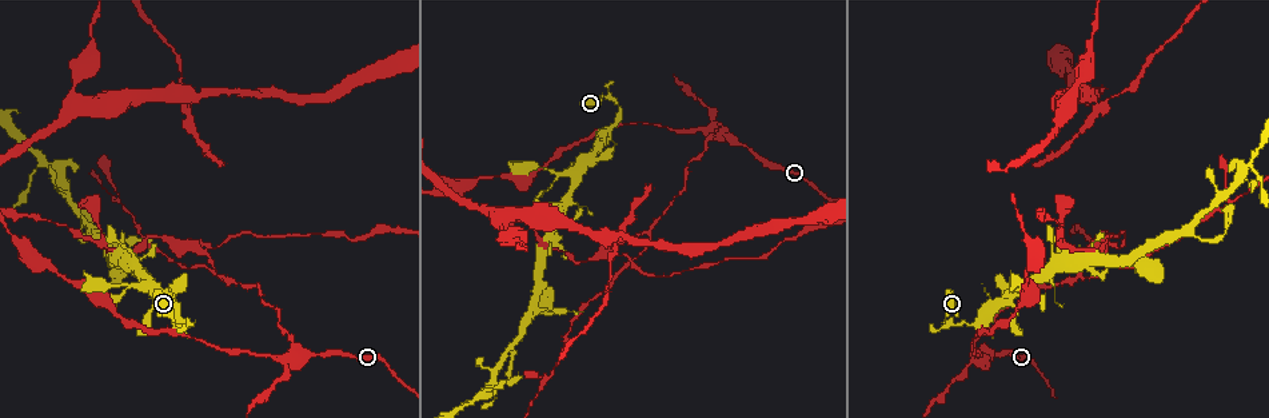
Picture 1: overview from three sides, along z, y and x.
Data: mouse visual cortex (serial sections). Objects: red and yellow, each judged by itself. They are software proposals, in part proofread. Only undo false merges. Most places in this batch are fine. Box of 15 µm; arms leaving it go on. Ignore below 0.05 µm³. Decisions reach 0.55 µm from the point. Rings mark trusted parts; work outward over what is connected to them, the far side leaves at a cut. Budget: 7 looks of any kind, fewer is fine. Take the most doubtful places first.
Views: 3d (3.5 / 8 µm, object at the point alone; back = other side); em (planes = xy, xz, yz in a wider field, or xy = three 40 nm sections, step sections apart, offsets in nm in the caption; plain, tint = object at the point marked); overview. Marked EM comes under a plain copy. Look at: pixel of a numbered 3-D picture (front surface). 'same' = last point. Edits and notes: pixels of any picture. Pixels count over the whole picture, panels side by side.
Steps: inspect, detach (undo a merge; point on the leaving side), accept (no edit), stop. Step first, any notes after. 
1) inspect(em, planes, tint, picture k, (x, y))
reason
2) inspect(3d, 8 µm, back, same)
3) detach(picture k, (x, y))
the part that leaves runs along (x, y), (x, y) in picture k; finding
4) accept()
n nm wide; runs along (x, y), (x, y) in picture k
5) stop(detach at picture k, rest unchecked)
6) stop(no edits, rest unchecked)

inspect(3d, 3.5 µm, picture 1, (288, 359))

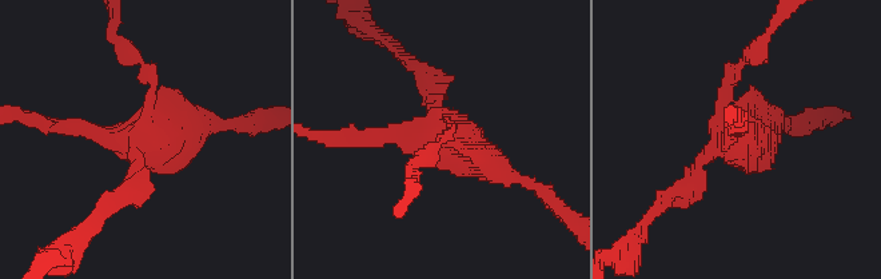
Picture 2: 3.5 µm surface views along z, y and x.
inspect(em, xy, step 5, tint, picture 2, (740, 143))
shape alone is not enough

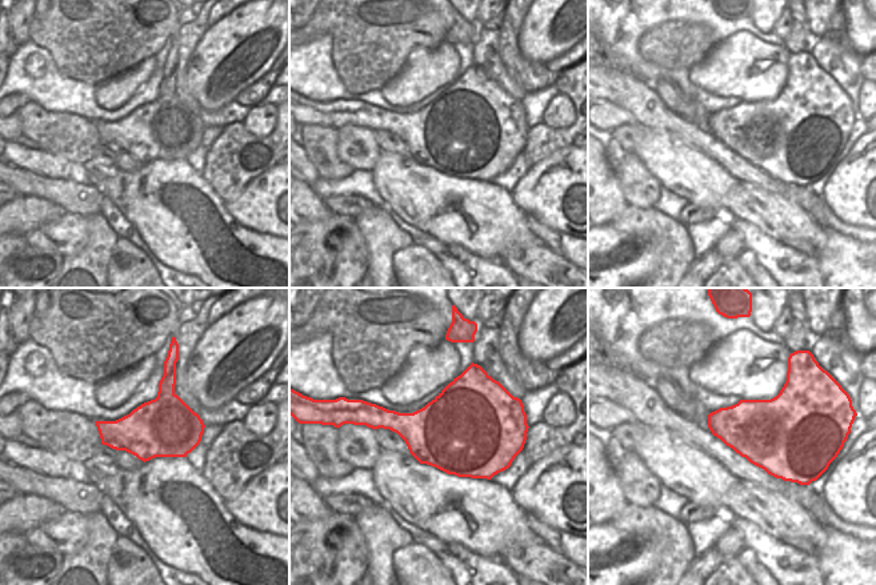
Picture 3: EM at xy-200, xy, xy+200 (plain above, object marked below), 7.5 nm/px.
inspect(em, planes, tint, same)

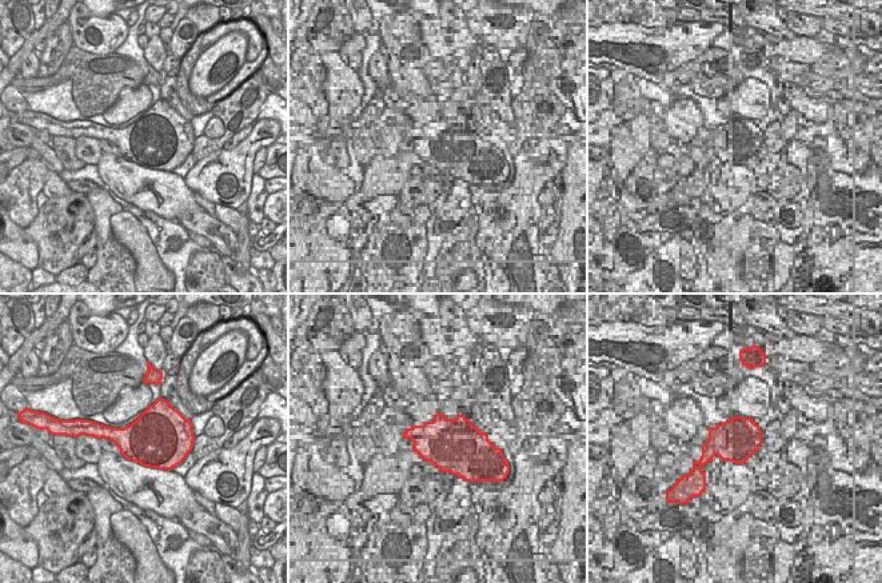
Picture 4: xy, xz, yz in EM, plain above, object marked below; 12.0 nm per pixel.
detach(picture 2, (425, 80))
700 nm wide; the part that leaves runs along (726, 104), (736, 67), (773, 27) in picture 2; two cells meet here

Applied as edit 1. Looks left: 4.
inspect(overview)
see it whole again

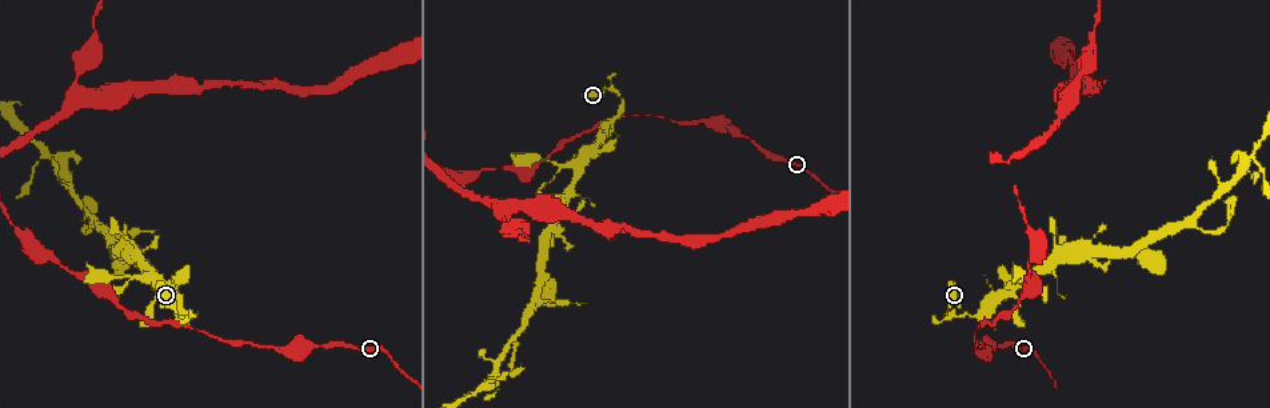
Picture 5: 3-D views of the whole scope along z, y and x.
inspect(3d, 8 µm, picture 5, (607, 88))
abrupt turn

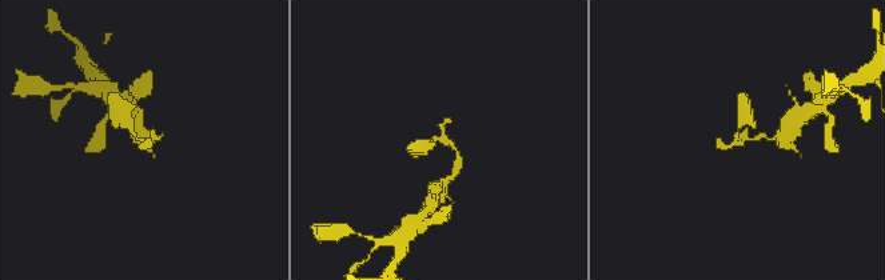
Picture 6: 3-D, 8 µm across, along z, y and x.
inspect(3d, 3.5 µm, picture 6, (737, 140))
zoom in

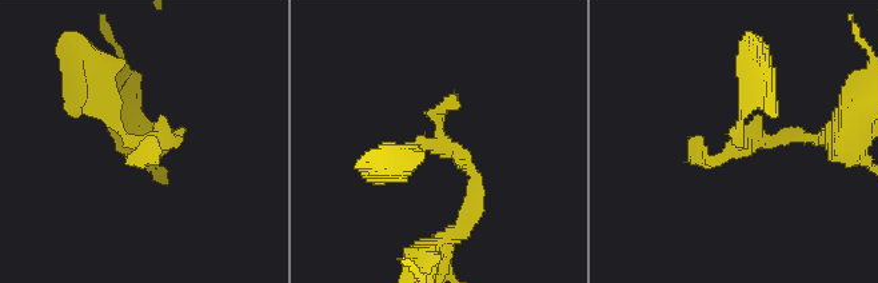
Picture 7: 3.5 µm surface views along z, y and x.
inspect(em, xy, step 5, tint, picture 7, (138, 143))
need the tissue

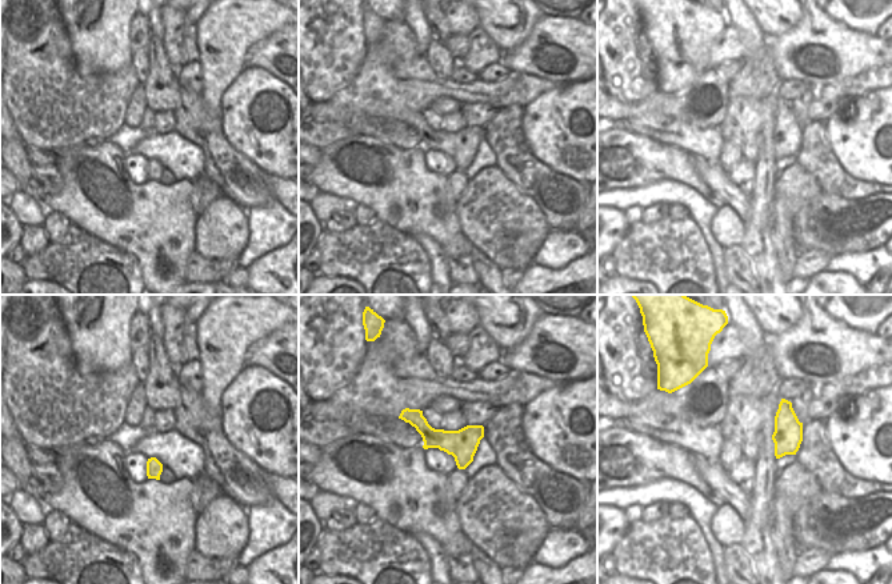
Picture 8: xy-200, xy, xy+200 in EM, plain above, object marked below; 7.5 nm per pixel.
accept()
220 nm wide; runs along (87, 78), (128, 139), (174, 135) in picture 7; continuous, no second cell

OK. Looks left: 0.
stop(detach at picture 2, rest unchecked)

